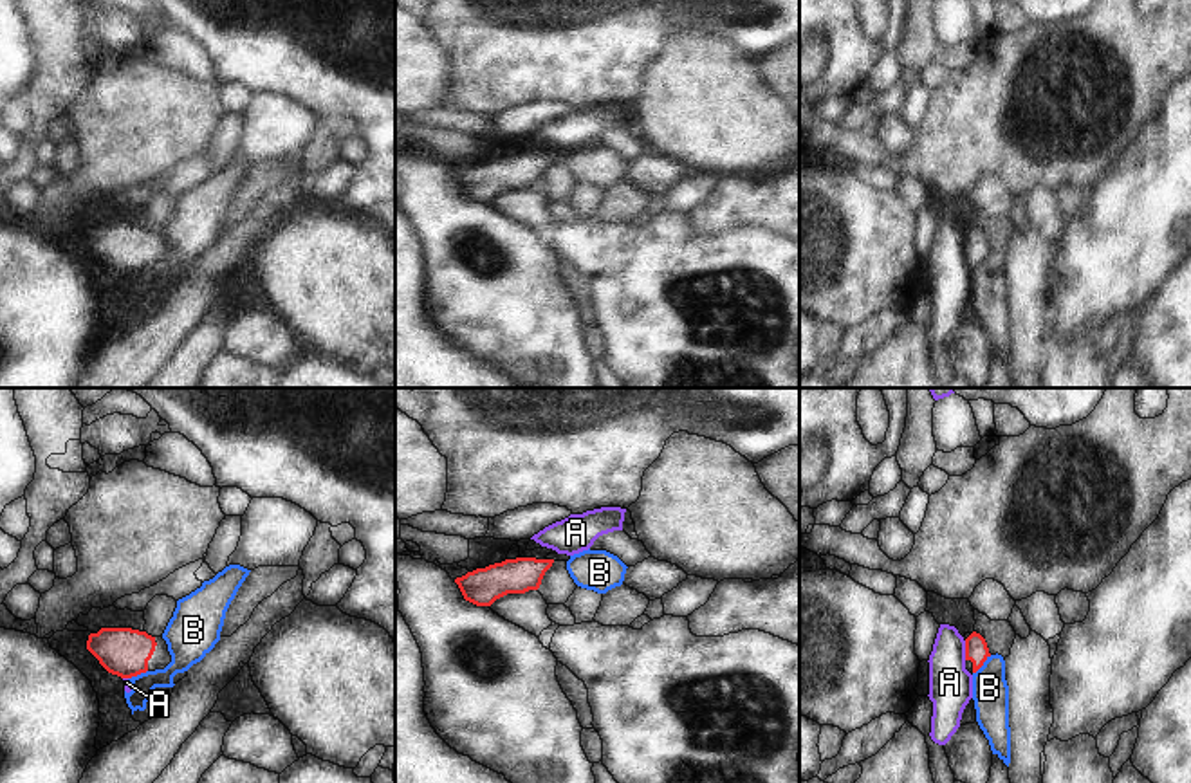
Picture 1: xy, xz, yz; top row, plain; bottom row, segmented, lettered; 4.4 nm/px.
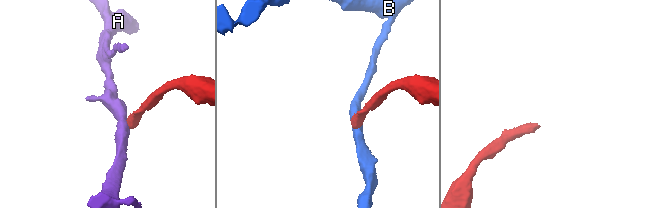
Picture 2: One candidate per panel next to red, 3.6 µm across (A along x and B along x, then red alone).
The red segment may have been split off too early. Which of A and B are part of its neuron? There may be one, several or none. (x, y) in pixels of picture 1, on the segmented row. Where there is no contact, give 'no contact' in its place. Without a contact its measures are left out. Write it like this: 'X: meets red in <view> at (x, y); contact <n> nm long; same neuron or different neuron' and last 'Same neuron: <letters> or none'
A: meets red in yz at (966, 650); contact 90 nm long; different neuron
B: meets red in yz at (982, 664); contact 120 nm long; different neuron
Same neuron: none

